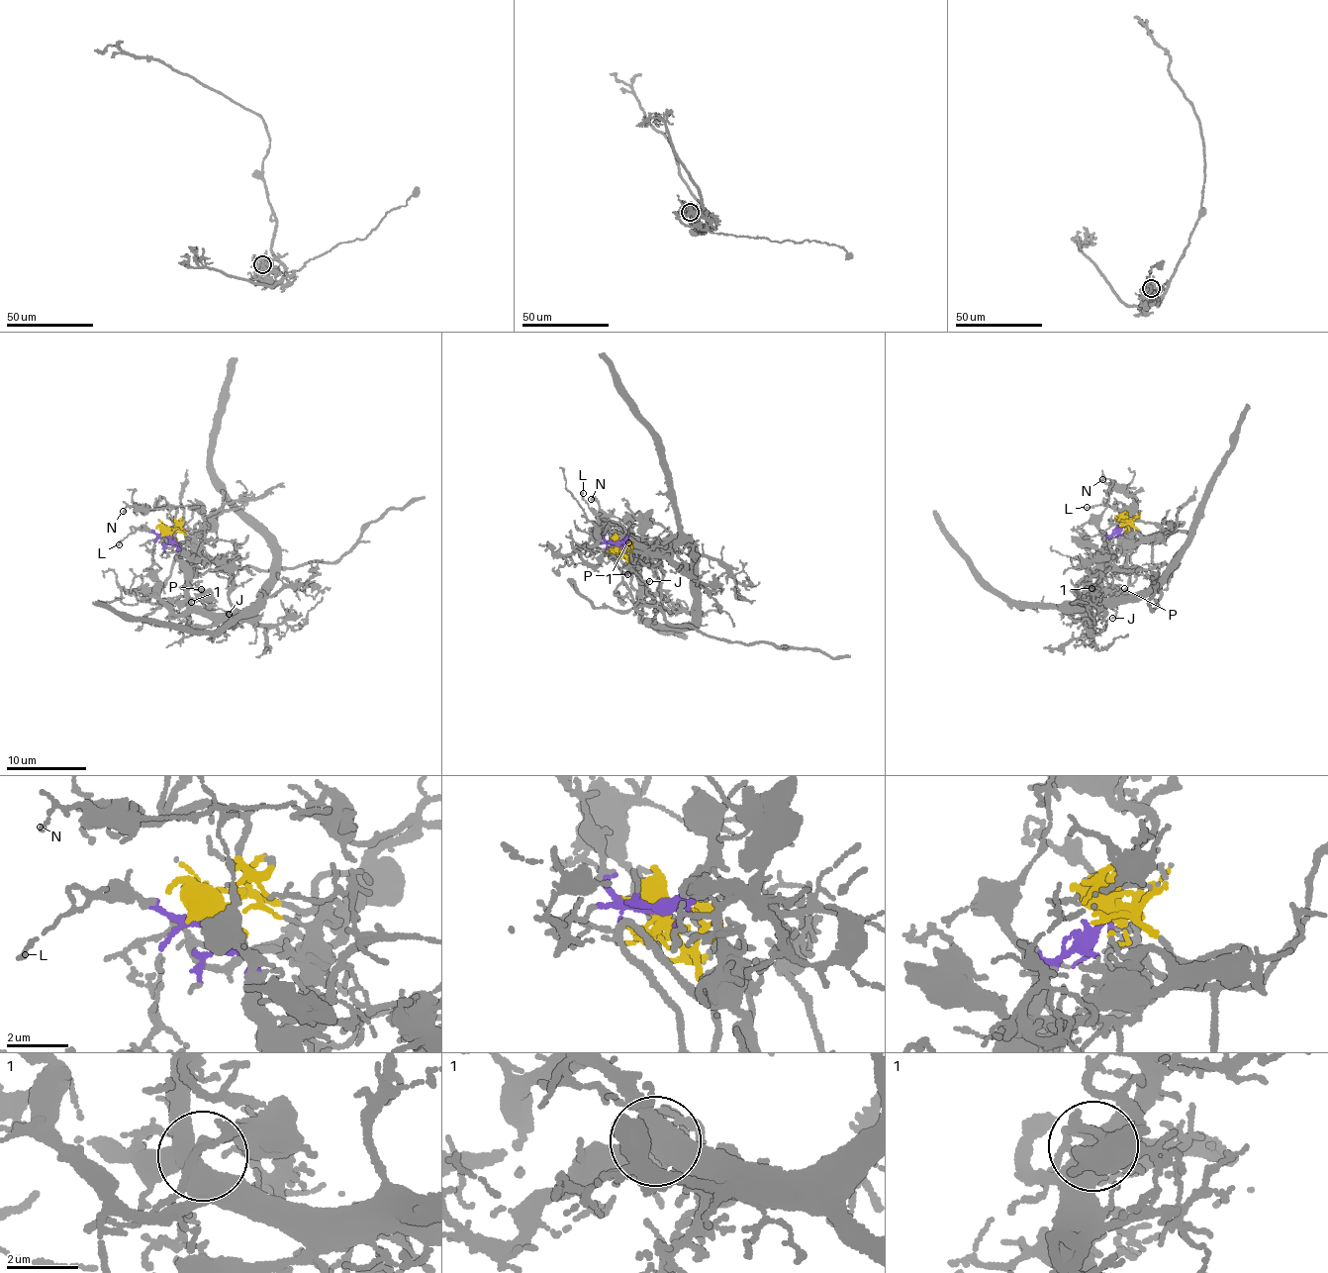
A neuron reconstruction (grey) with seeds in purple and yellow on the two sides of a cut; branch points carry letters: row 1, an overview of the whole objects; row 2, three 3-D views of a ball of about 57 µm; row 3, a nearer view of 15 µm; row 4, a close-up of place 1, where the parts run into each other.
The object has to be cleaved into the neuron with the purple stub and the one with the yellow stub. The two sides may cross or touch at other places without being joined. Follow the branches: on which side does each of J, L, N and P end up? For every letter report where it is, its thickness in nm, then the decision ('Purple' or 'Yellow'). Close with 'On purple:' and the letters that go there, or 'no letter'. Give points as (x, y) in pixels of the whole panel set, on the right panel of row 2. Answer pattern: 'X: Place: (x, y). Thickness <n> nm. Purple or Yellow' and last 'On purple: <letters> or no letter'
J: Place: (1112, 618). Thickness 120 nm. Purple
L: Place: (1087, 507). Thickness 160 nm. Purple
N: Place: (1102, 479). Thickness 110 nm. Yellow
P: Place: (1124, 588). Thickness 130 nm. Purple
On purple: J, L, P

